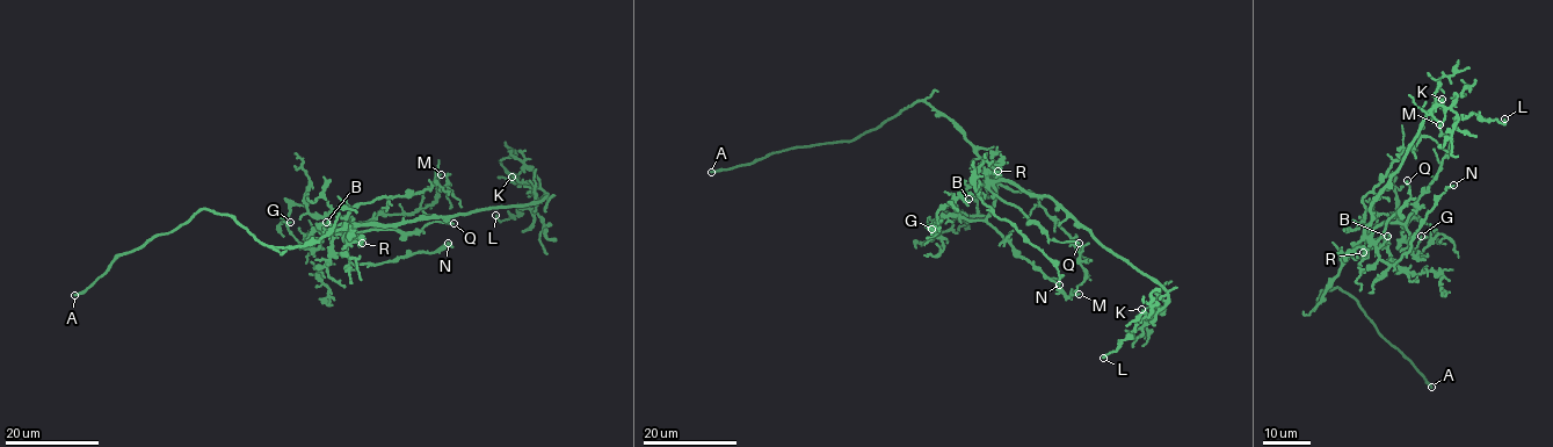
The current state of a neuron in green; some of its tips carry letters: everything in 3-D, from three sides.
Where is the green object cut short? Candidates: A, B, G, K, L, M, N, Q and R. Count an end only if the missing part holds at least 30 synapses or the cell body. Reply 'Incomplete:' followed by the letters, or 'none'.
Incomplete: A

